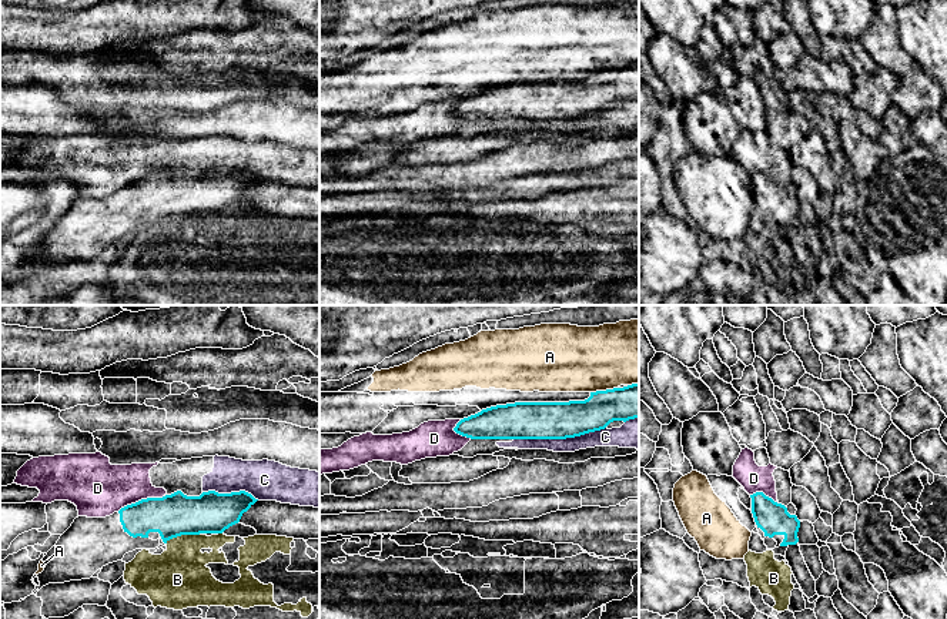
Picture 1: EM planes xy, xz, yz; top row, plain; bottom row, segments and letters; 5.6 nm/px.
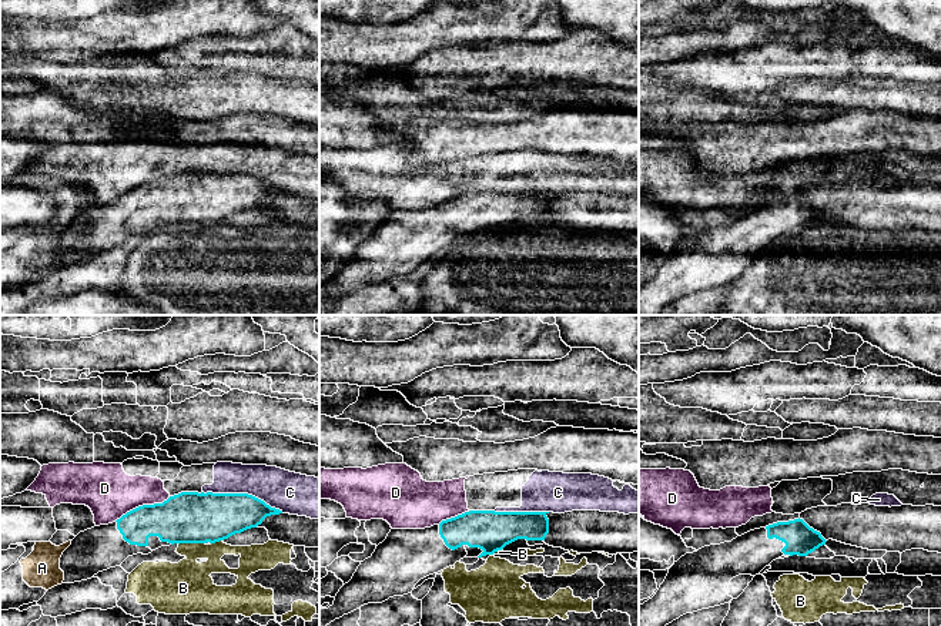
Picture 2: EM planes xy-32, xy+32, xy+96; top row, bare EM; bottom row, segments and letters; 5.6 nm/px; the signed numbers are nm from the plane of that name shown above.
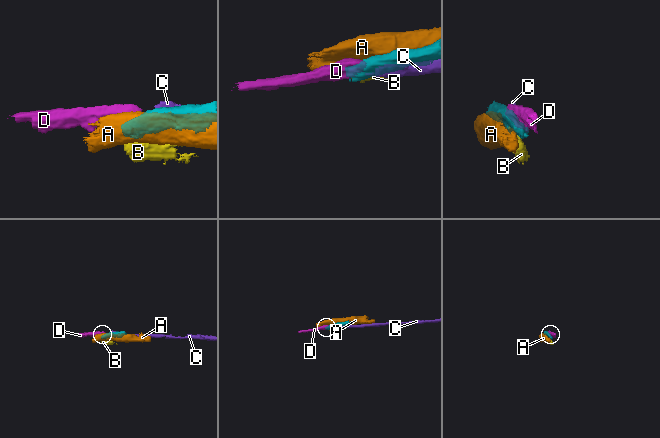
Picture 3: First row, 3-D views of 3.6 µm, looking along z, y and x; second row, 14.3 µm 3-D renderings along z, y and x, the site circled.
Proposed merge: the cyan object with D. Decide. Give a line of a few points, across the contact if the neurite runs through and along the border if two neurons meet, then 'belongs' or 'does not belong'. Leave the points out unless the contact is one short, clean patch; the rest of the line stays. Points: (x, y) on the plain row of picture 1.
line xy (166, 176), (139, 180), (117, 191); does not belong

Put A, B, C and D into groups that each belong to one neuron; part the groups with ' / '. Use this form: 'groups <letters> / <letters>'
groups A / B / C D

